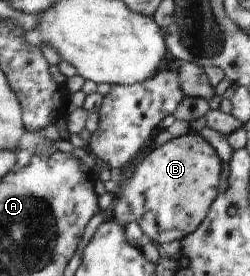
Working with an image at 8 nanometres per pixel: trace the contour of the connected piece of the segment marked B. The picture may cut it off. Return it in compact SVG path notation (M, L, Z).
M190 131L183 136L171 138L143 157L123 187L118 186L117 177L103 184L106 192L120 192L118 195L129 205L146 240L151 240L161 248L193 233L207 217L210 205L223 187L222 162L204 137Z

